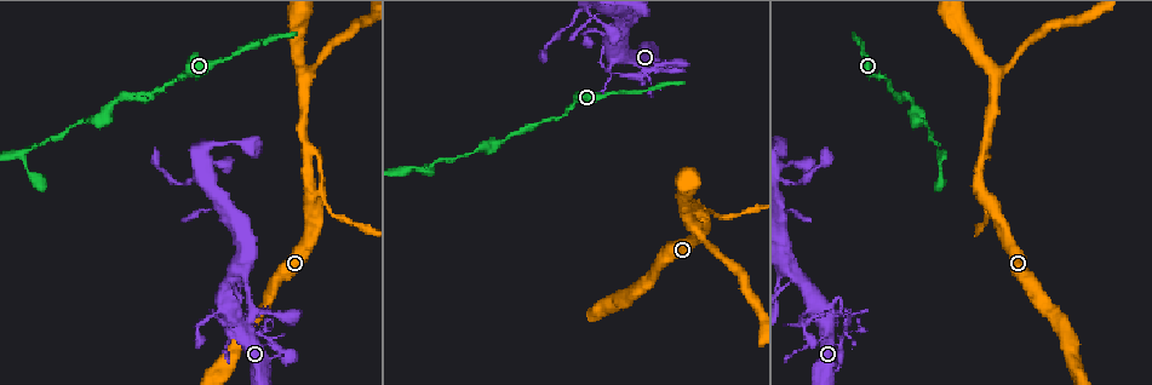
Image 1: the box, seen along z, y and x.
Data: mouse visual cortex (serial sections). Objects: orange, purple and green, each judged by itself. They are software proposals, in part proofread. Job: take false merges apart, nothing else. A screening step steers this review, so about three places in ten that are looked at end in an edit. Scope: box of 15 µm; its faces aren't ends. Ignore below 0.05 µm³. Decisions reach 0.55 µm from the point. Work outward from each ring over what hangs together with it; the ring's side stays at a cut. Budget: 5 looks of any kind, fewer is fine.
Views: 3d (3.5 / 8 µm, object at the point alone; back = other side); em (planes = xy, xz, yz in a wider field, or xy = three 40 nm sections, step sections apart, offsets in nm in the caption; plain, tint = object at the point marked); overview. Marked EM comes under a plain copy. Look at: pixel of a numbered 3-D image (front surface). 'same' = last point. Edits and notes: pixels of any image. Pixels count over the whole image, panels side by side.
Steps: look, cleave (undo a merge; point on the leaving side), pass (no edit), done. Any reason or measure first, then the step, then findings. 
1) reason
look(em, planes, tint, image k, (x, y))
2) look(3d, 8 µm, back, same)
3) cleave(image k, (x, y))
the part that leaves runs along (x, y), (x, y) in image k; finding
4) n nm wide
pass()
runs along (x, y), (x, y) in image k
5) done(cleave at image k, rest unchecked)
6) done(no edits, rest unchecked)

a fork
look(3d, 8 µm, image 1, (307, 156))

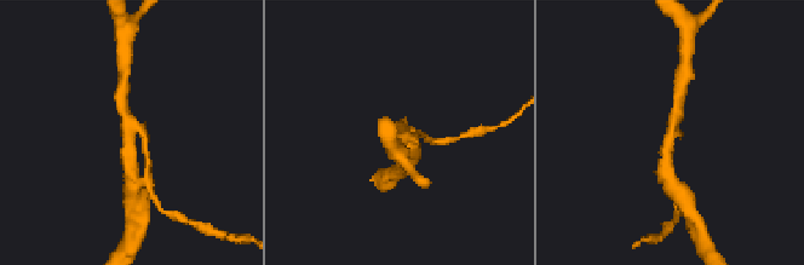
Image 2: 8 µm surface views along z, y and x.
3 arms; arms of 200, 300, 400 nm
look(em, xy, step 2, tint, image 2, (127, 136))

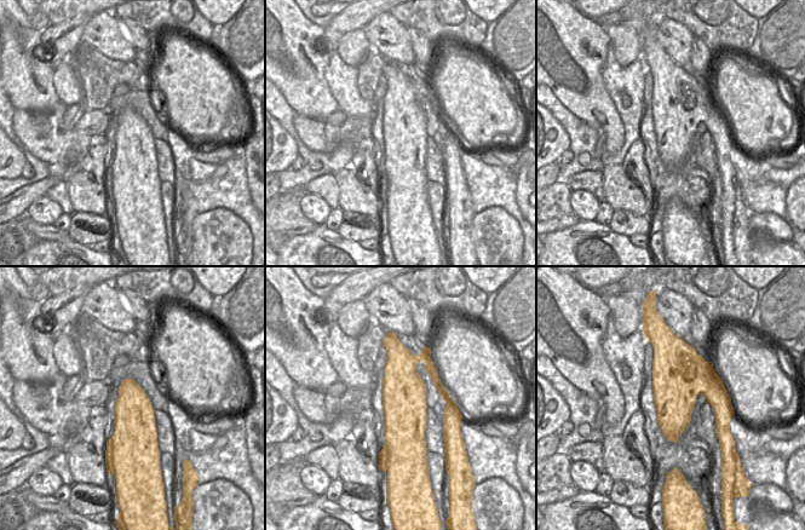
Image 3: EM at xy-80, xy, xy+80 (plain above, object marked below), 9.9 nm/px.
pass()
one cell here

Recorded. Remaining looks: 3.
sharp bend
look(3d, 8 µm, back, image 1, (847, 332))

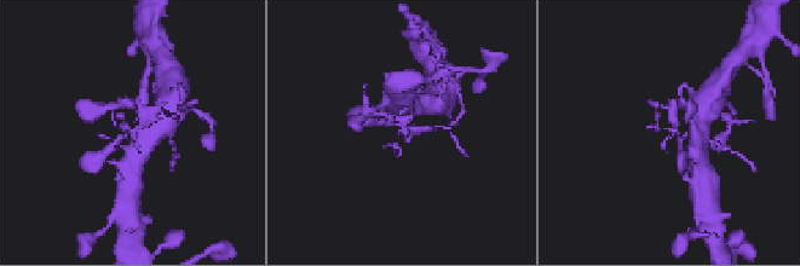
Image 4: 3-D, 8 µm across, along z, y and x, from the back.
look(em, xy, step 1, tint, image 4, (135, 129))

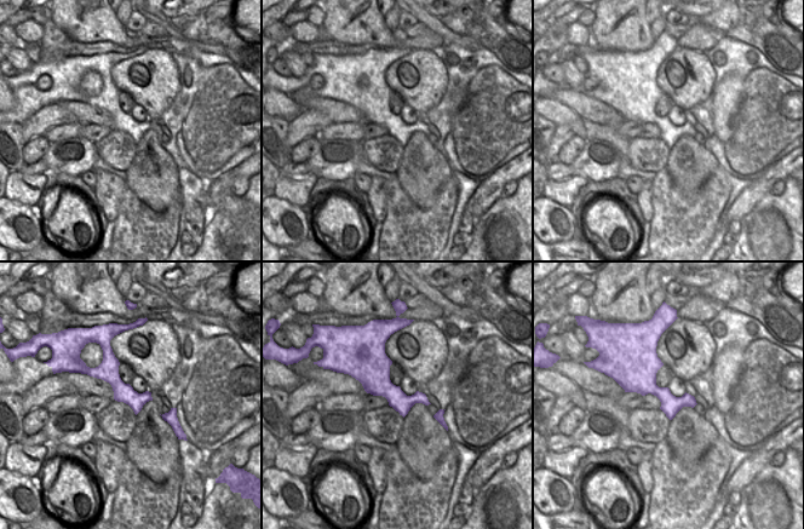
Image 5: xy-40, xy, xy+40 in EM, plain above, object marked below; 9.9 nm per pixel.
260 nm wide
pass()
runs along (107, 349), (109, 373), (137, 408) in image 5; continuous, no second cell

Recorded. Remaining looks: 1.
done(no edits, rest unchecked)

